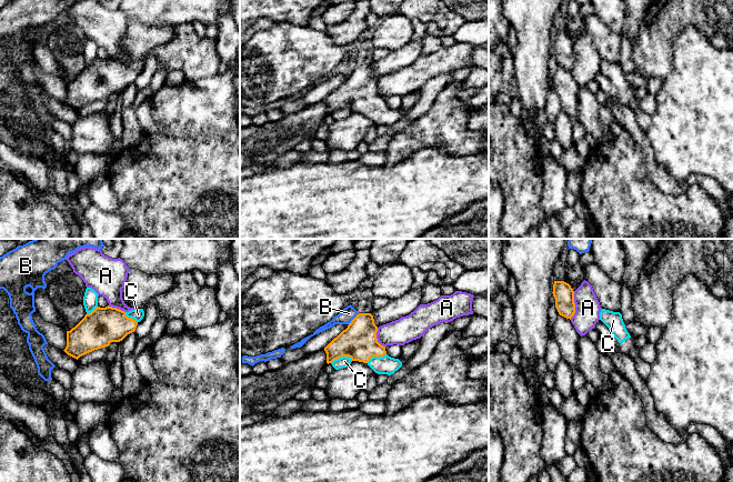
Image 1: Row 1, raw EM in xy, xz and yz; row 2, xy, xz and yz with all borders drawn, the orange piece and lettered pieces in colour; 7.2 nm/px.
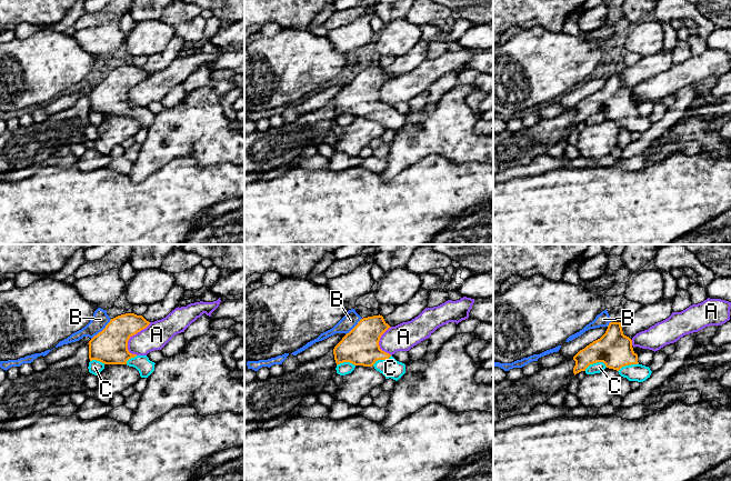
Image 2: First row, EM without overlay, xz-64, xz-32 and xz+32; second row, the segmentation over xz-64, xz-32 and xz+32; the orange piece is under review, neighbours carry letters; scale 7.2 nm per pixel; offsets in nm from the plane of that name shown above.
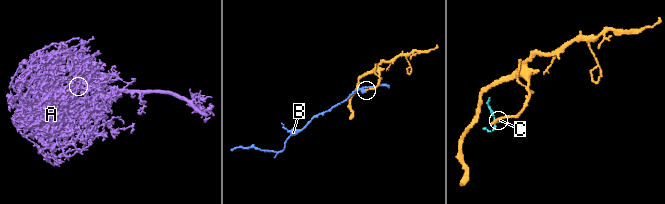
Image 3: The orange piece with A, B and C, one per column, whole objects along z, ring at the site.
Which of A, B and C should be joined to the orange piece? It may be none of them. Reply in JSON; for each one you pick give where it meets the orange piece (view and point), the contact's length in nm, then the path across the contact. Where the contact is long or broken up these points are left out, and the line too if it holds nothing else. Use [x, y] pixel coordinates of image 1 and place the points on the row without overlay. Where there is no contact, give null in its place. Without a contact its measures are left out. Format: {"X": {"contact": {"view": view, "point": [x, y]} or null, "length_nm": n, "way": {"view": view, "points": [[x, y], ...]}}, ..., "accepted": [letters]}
{"C": {"contact": {"view": "xz", "point": [341, 108]}, "length_nm": 160}, "accepted": ["C"]}

